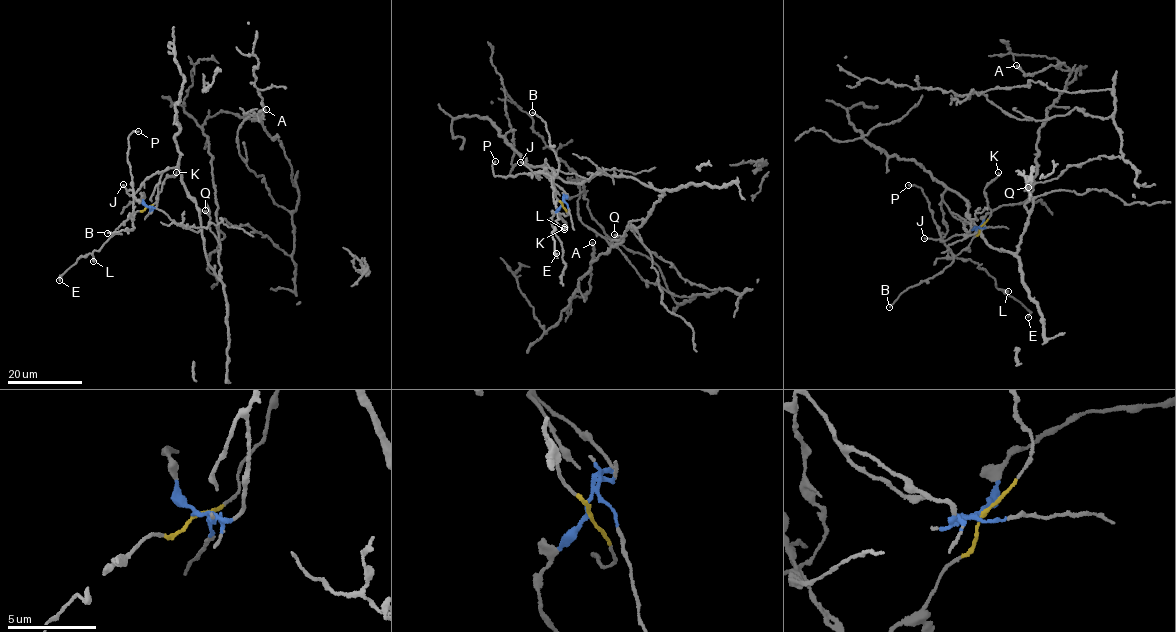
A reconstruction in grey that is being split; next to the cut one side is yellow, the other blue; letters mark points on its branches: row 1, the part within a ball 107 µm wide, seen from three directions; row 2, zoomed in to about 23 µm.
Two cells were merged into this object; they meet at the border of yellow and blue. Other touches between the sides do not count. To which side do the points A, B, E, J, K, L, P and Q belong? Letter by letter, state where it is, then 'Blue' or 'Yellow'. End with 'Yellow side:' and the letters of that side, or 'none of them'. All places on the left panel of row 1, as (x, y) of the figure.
A: Place: (266, 109). Blue
B: Place: (107, 233). Yellow
E: Place: (59, 280). Yellow
J: Place: (123, 184). Blue
K: Place: (176, 172). Yellow
L: Place: (93, 261). Yellow
P: Place: (138, 131). Yellow
Q: Place: (205, 210). Blue
Yellow side: B, E, K, L, P

